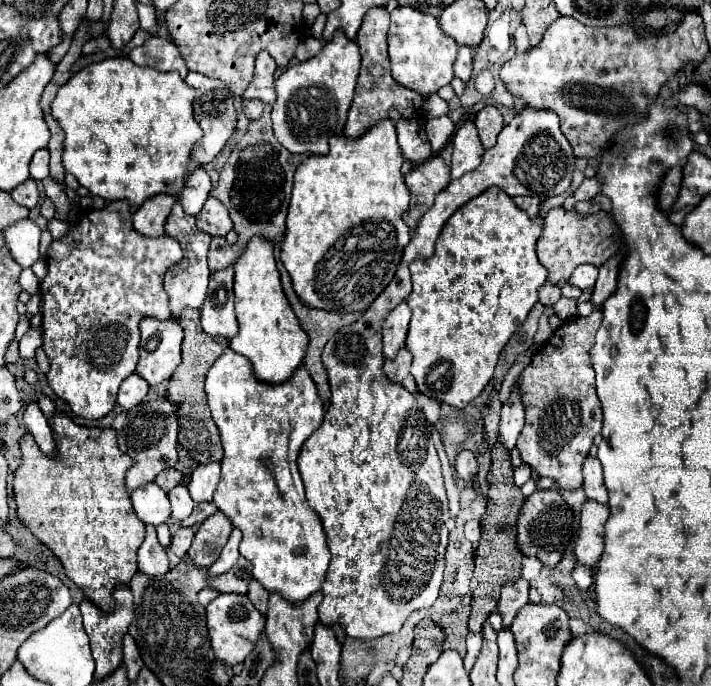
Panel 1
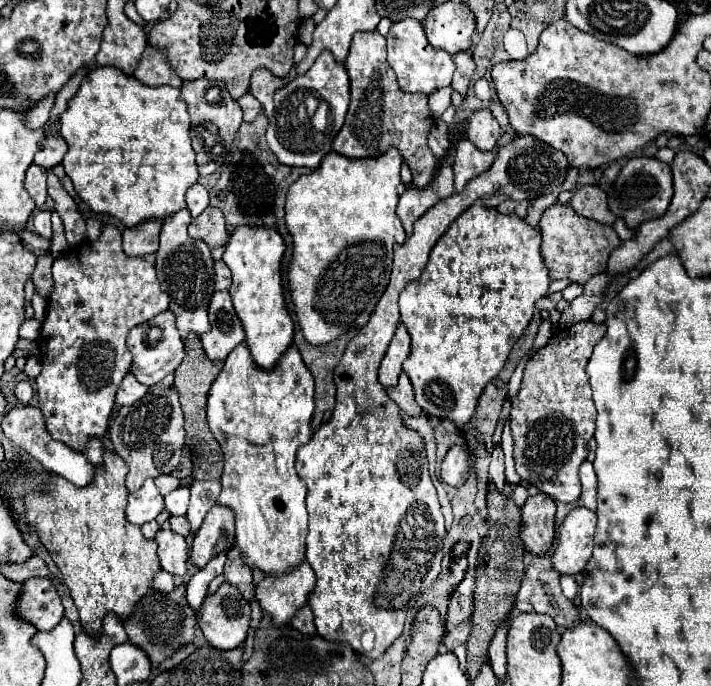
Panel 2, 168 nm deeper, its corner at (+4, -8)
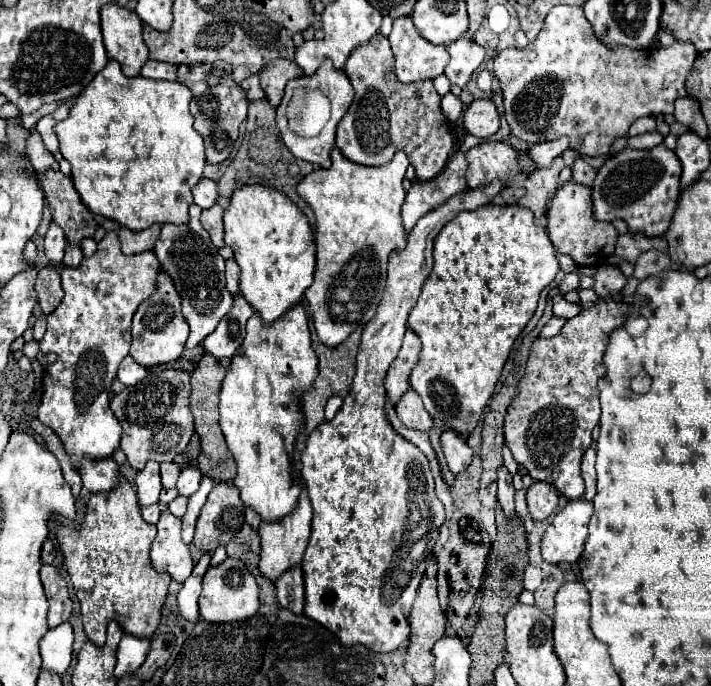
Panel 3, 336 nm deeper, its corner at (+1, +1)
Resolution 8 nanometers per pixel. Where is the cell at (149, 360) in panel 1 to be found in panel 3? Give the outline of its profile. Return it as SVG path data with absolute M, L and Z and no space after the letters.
M159 272L159 292L151 300L145 300L145 304L141 308L137 308L137 312L133 316L131 336L133 336L131 356L147 368L179 360L185 350L185 342L189 336L189 324L185 322L185 318L181 314L179 294L175 292L173 284L161 272Z

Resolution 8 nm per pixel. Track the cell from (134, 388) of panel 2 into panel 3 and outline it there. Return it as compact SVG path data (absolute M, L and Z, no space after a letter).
M127 356L121 364L119 364L119 374L117 378L125 384L125 386L135 386L137 382L141 382L145 376L147 376L147 368L137 364L131 356Z

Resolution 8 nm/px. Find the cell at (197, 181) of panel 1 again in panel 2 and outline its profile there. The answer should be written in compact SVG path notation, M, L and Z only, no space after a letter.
M200 183L192 185L186 193L186 203L188 203L188 211L192 213L192 217L198 217L208 207L208 201L210 201L208 191Z

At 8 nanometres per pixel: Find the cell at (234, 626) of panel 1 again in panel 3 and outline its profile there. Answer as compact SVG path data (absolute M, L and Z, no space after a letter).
M227 558L219 566L211 566L203 576L203 592L199 596L199 610L205 622L211 624L233 624L243 622L259 610L259 590L253 574L241 560Z

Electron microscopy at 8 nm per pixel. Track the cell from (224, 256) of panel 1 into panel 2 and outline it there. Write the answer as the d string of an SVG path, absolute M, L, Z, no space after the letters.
M216 261L214 271L216 271L216 291L228 291L232 285L232 275L228 265L224 261Z

